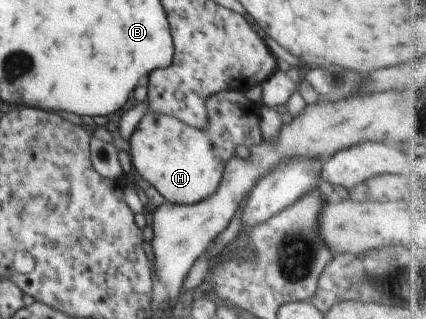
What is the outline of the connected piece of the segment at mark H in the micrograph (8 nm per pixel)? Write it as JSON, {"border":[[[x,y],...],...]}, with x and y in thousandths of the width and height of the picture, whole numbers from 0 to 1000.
{"border":[[[345,348],[336,370],[319,395],[308,433],[303,436],[305,489],[310,492],[310,524],[319,552],[336,558],[350,580],[357,580],[373,599],[373,605],[397,636],[453,643],[486,624],[486,618],[500,611],[519,574],[519,555],[523,555],[523,536],[528,536],[528,517],[533,505],[552,483],[552,429],[561,429],[561,442],[570,436],[570,398],[533,398],[533,442],[519,448],[519,455],[500,455],[491,436],[486,436],[486,404],[462,404],[380,354],[364,354],[364,348]]]}

